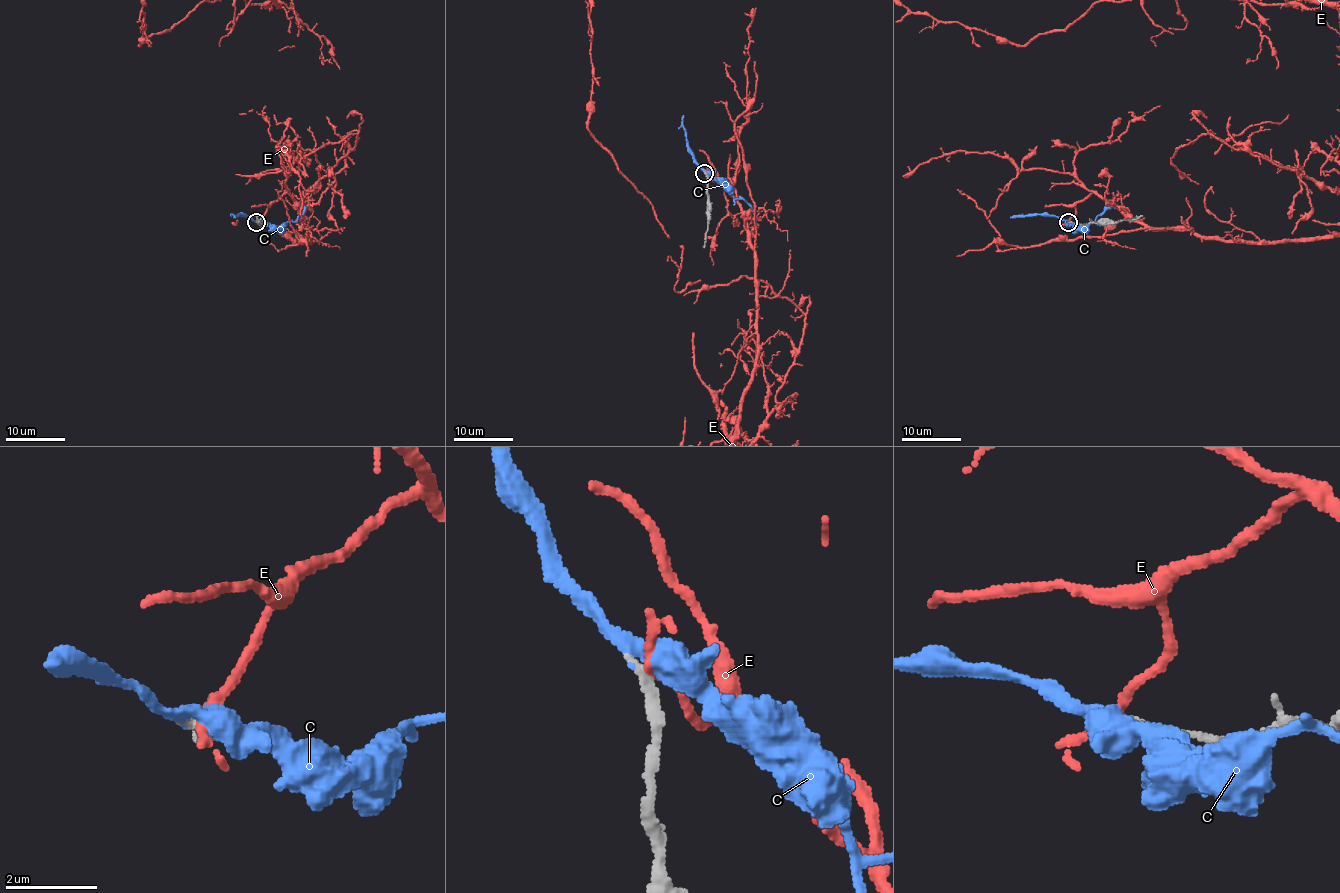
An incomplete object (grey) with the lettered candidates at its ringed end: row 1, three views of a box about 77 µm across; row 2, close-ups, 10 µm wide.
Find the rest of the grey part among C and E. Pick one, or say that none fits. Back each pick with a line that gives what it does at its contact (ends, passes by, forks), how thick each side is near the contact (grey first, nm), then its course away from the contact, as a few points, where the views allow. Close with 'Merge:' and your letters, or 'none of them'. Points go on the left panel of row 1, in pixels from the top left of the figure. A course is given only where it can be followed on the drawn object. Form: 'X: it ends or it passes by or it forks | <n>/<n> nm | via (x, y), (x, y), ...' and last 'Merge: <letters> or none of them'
C: it passes by | 240/240 nm | via (259, 222), (281, 226), (293, 222), (308, 207)
Merge: C

